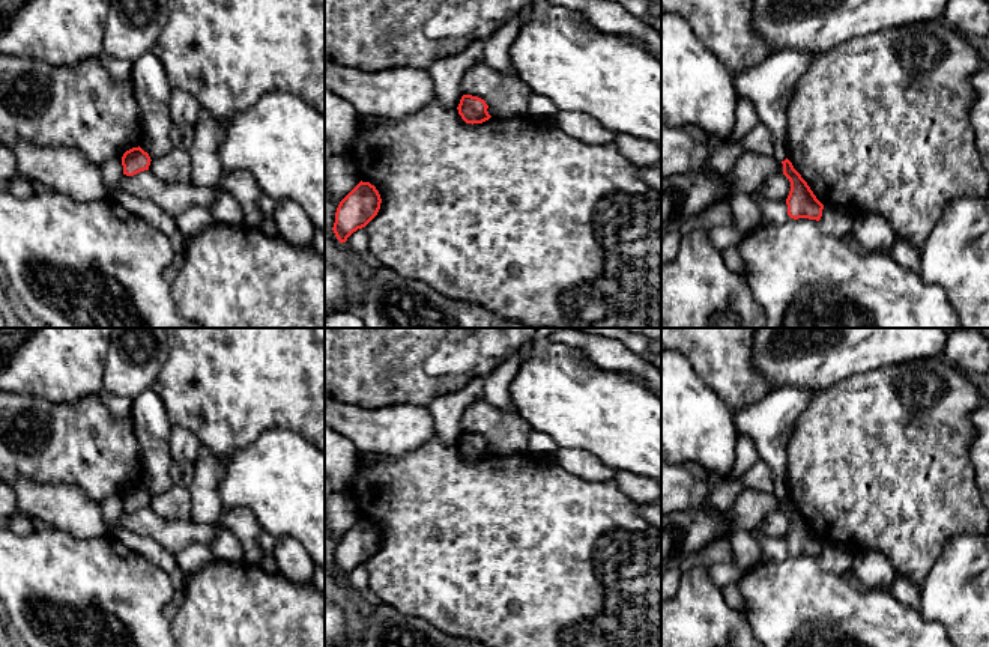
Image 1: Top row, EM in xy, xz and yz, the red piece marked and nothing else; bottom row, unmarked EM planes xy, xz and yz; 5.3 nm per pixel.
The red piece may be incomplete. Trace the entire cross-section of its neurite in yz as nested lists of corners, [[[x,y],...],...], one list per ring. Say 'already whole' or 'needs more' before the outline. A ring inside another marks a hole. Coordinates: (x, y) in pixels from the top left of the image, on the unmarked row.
already whole | [[[786,495],[782,498],[783,512],[791,519],[791,528],[786,536],[788,552],[794,557],[809,555],[819,558],[822,554],[824,542],[816,536],[807,519],[794,506],[792,500]]]

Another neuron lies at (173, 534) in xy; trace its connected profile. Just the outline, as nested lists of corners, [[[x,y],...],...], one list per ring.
[[[150,507],[134,513],[123,512],[119,518],[120,531],[131,536],[149,536],[174,555],[189,543],[212,545],[218,524],[197,524],[191,516],[185,521],[171,521],[153,513]]]

